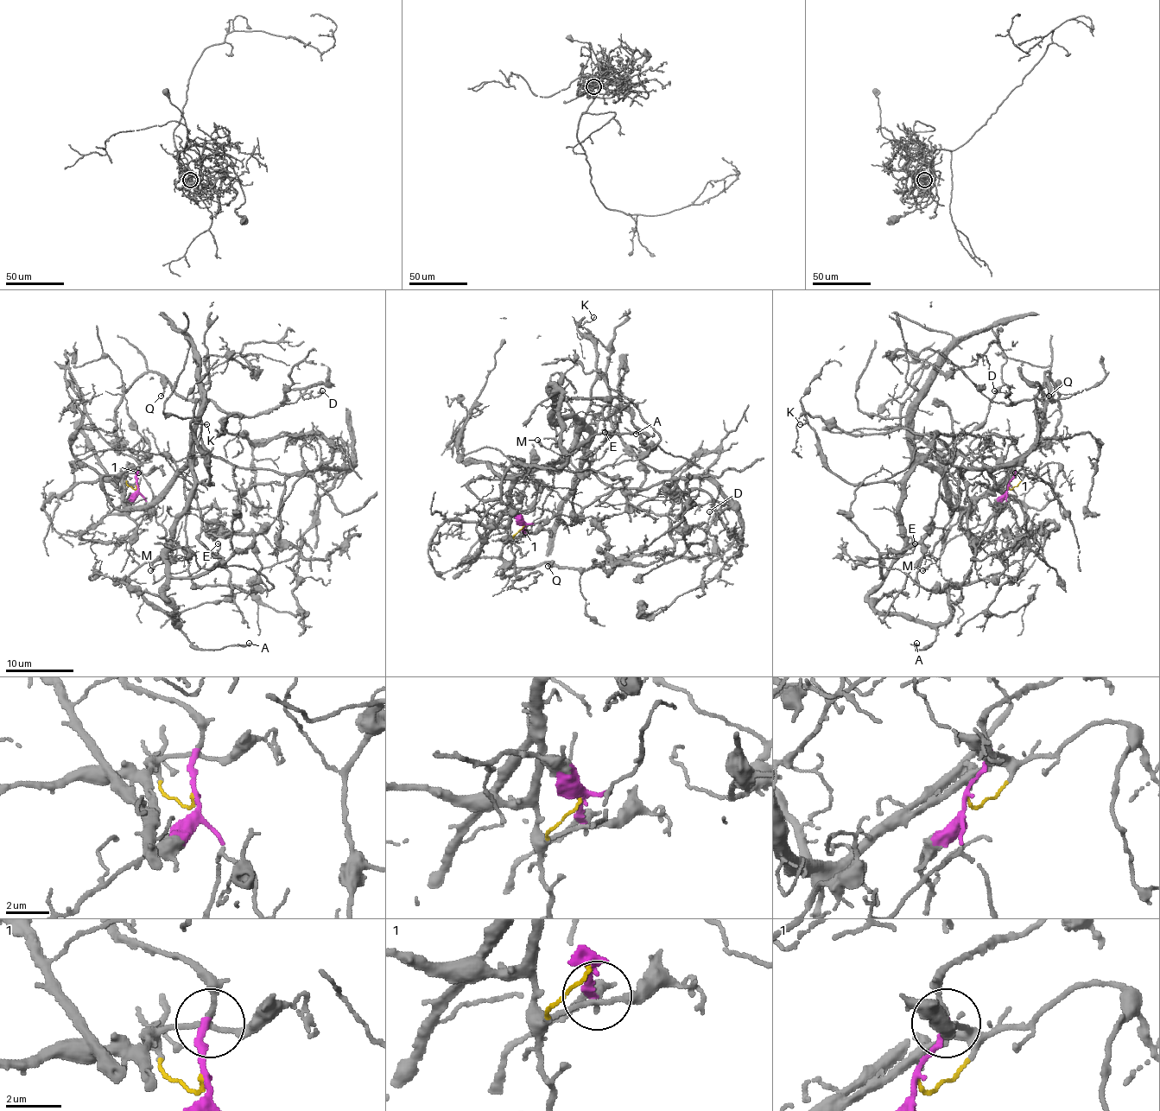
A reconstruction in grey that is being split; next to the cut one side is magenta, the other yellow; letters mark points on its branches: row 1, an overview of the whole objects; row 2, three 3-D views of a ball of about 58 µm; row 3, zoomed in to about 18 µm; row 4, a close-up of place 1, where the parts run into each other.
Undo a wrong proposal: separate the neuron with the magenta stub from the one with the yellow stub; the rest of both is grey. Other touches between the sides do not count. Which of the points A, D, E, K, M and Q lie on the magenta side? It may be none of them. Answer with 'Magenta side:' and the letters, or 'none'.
Magenta side: D, M, Q

